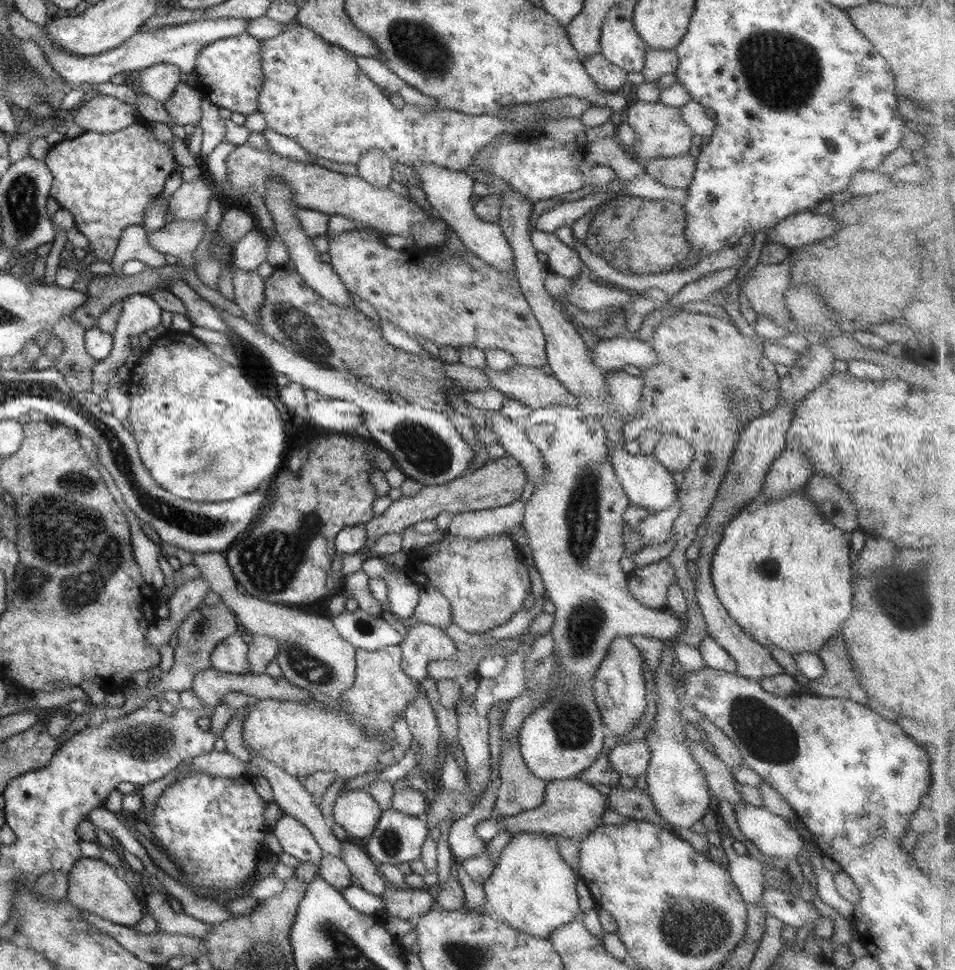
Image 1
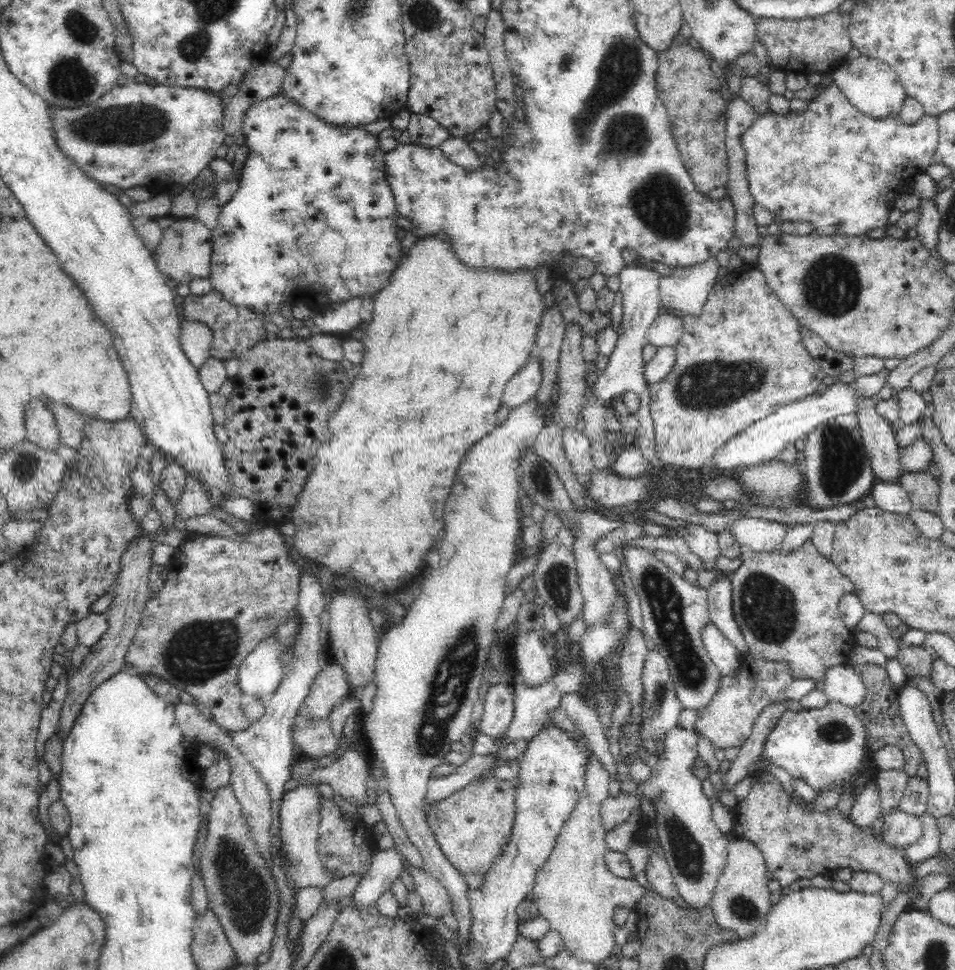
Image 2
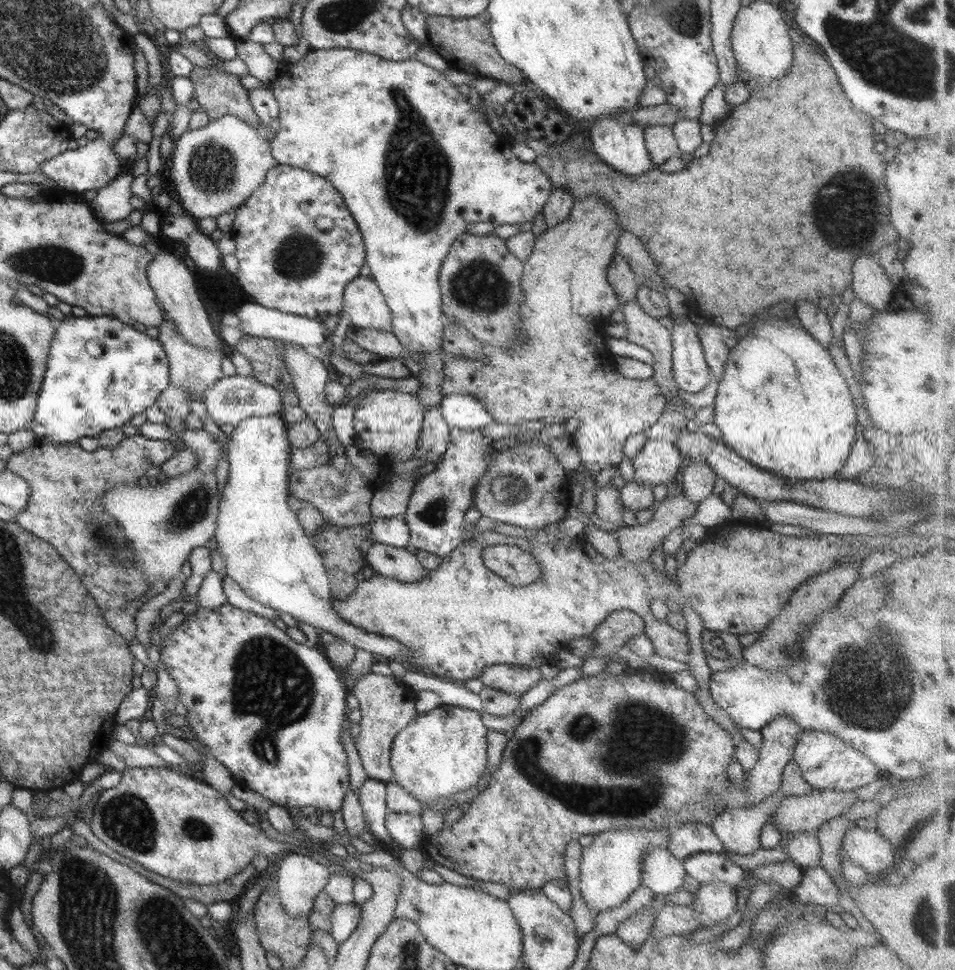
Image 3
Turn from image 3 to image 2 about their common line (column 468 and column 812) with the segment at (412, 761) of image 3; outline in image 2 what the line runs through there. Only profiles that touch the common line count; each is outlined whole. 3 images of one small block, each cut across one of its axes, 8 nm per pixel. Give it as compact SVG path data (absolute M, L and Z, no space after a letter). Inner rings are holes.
M828 702L821 709L788 711L776 723L762 744L762 757L783 768L792 779L806 781L816 792L836 781L849 785L850 778L862 766L866 731L854 709L840 703Z

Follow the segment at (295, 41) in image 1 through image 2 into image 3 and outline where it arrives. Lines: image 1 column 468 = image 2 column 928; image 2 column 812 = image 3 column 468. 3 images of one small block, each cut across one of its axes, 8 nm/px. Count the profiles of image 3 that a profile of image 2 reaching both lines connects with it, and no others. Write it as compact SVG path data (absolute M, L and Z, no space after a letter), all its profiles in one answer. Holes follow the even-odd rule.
M333 48L309 50L302 59L295 63L285 61L279 63L282 64L279 76L270 84L270 92L278 106L278 129L269 142L273 160L278 164L315 173L331 183L331 186L341 195L344 206L353 217L360 232L364 244L364 262L370 268L369 276L373 276L391 313L391 332L403 348L411 350L416 355L438 348L442 341L443 327L448 323L448 318L440 311L440 266L451 243L459 235L465 233L465 226L469 226L472 222L492 222L496 225L532 222L535 214L542 210L542 206L552 191L553 186L550 180L547 175L543 174L543 171L538 169L535 162L527 163L517 160L511 153L511 143L494 134L476 106L467 101L468 97L457 92L455 86L451 86L439 74L439 71L425 66L420 61L393 62L365 52Z

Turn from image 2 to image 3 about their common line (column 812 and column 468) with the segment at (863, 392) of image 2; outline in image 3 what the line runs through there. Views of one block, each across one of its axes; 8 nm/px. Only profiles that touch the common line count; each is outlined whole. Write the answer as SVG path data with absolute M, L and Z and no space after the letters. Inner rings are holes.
M448 394L442 397L439 407L449 429L483 429L492 421L487 409L471 395Z

